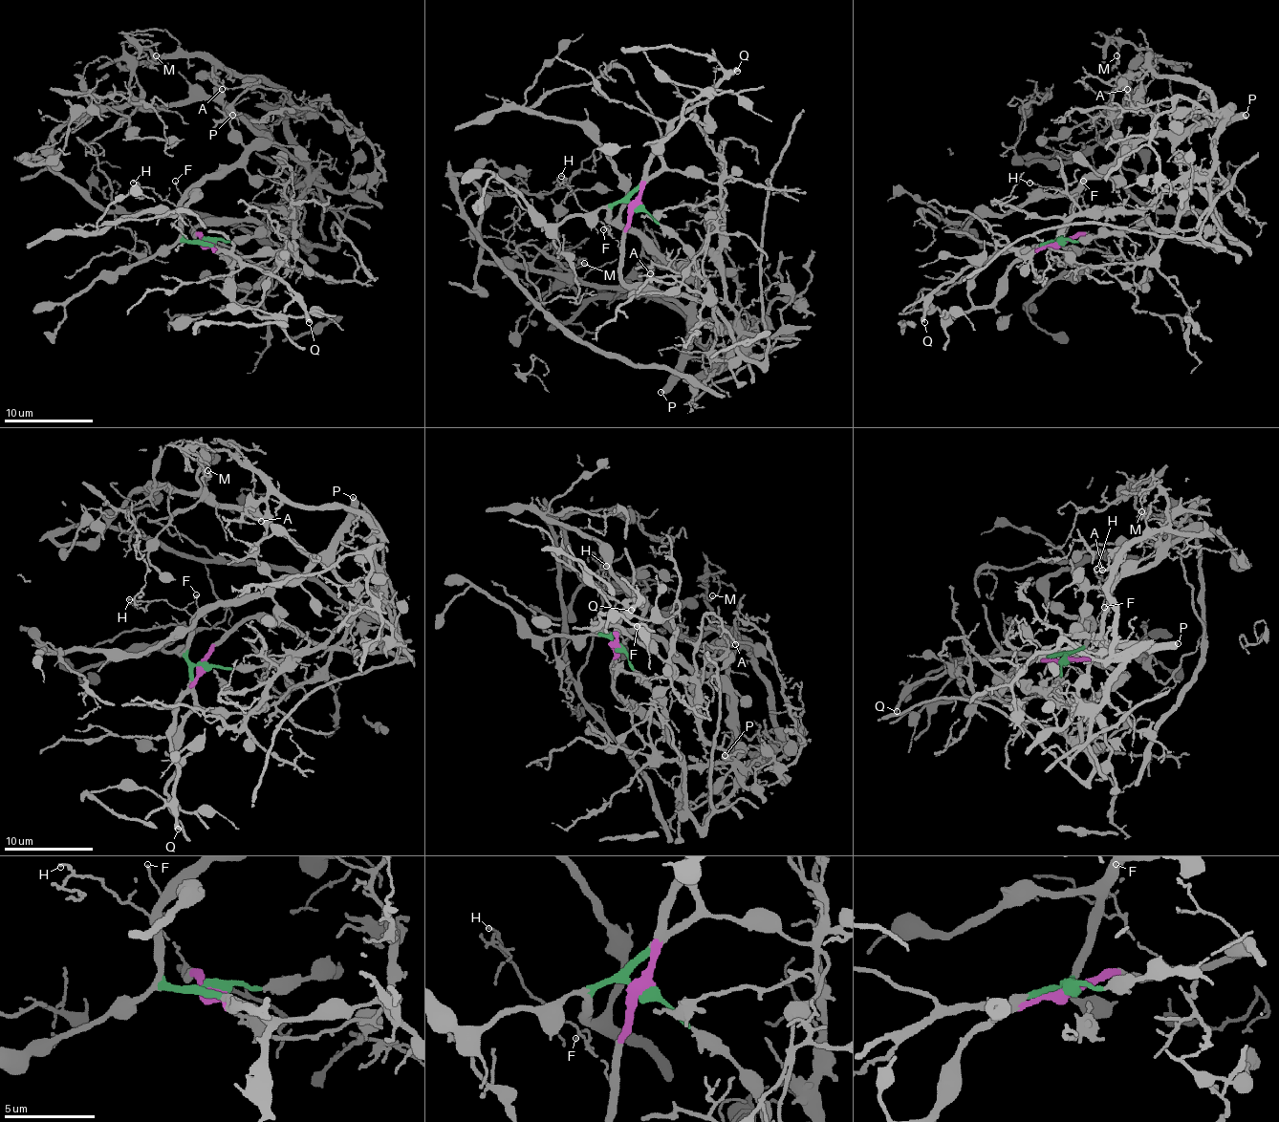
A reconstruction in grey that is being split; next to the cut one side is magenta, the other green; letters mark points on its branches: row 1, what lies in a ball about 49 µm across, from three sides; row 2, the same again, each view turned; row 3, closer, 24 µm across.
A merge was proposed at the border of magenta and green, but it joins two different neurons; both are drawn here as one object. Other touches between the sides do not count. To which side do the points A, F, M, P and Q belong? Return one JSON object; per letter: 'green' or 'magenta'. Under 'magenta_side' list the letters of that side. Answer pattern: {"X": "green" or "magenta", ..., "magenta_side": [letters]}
{"A": "green", "F": "magenta", "M": "green", "P": "green", "Q": "magenta", "magenta_side": ["F", "Q"]}

